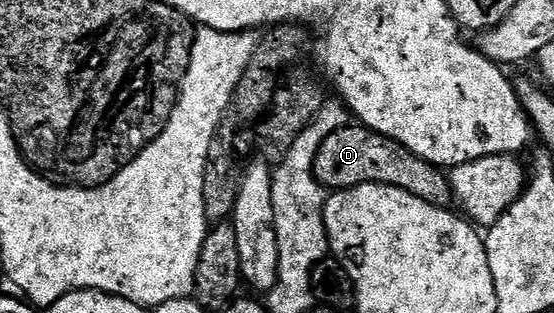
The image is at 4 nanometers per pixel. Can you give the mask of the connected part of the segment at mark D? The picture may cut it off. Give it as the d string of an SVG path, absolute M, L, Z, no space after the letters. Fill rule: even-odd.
M349 124L333 132L333 136L329 136L325 144L321 144L315 161L315 179L331 192L380 182L386 186L401 188L434 206L447 208L453 202L451 183L440 167L421 160L421 156L409 152L409 148L397 144L393 139L375 134L366 126L358 124Z

